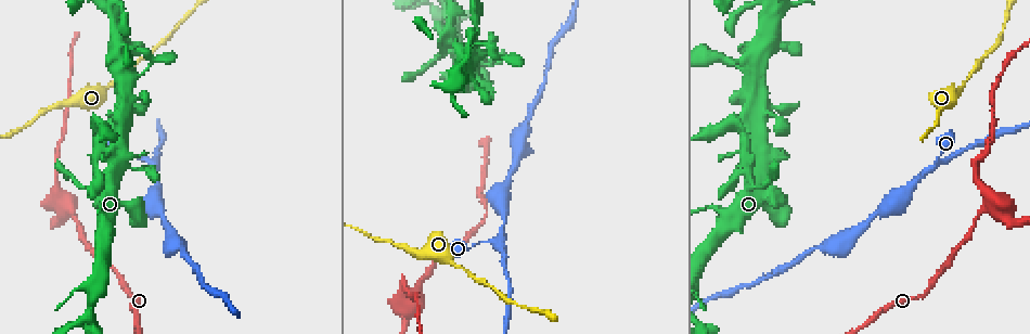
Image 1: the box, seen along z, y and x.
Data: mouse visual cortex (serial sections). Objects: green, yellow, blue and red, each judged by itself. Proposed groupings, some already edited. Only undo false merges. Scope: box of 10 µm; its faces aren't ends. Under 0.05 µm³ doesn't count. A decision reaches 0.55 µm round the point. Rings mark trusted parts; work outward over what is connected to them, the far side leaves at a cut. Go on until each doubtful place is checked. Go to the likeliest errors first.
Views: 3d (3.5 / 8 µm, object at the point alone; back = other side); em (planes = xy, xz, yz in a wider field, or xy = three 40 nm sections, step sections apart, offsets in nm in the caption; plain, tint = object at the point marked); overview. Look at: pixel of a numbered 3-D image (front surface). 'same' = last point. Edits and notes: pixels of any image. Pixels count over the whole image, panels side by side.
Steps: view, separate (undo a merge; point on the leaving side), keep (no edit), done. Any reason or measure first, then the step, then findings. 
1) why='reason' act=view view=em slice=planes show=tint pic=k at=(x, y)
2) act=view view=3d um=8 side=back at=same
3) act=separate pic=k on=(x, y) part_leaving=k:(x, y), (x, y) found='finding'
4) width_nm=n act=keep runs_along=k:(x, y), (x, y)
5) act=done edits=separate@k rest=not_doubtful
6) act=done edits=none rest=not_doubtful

why='thick turns thin' act=view view=3d um=3.5 pic=1 at=(459, 268)

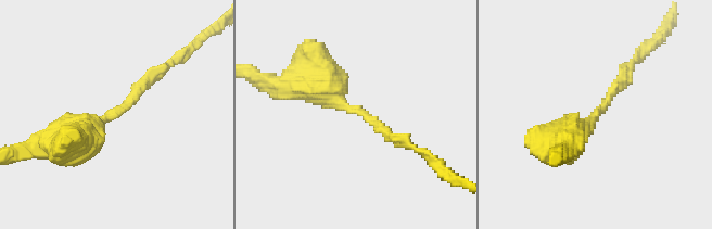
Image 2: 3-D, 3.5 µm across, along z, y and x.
arm_widths_nm=150,500 why='need the tissue' act=view view=em slice=xy step=1 show=tint pic=2 at=(117, 113)

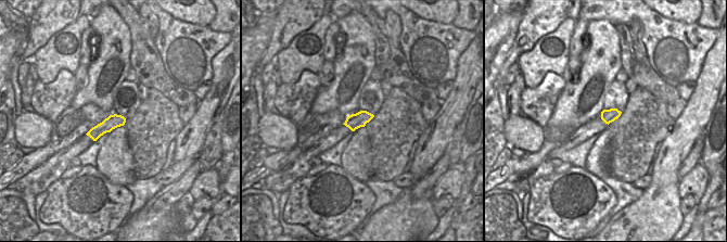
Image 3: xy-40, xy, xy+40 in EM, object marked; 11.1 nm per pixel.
width_nm=170 act=keep runs_along=2:(74, 140), (111, 117), (164, 67) found='all the same cell'

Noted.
act=view view=3d um=3.5 side=back pic=1 at=(152, 160)

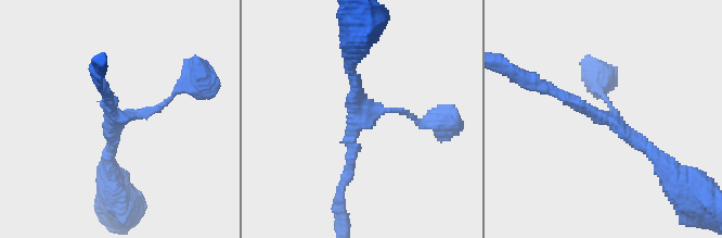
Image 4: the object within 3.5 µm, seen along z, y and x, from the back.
act=view view=em slice=xy step=5 show=tint pic=4 at=(123, 116)

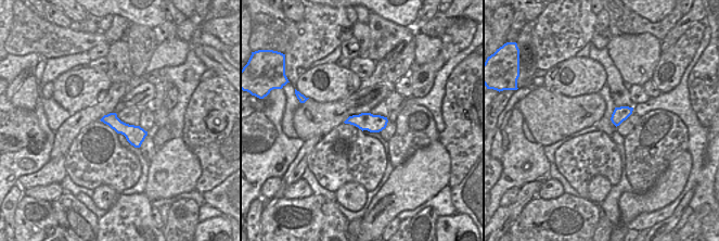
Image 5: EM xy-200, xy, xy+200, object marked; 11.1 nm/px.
act=keep runs_along=4:(188, 85), (160, 108), (127, 114), (107, 164) found='continuous, no second cell'

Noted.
why='thick turns thin' act=view view=3d um=3.5 pic=1 at=(976, 178)

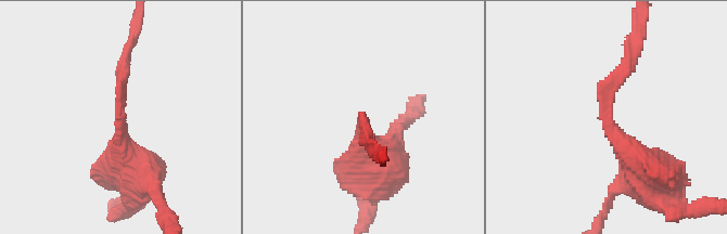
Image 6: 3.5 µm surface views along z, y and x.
arm_widths_nm=200,500 act=view view=em slice=xy step=3 show=tint pic=6 at=(608, 124)

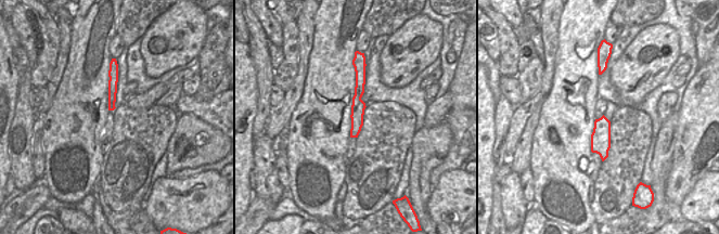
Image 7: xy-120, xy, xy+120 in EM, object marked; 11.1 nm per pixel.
act=keep found='continuous, no second cell'

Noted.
act=done edits=none rest=not_doubtful

